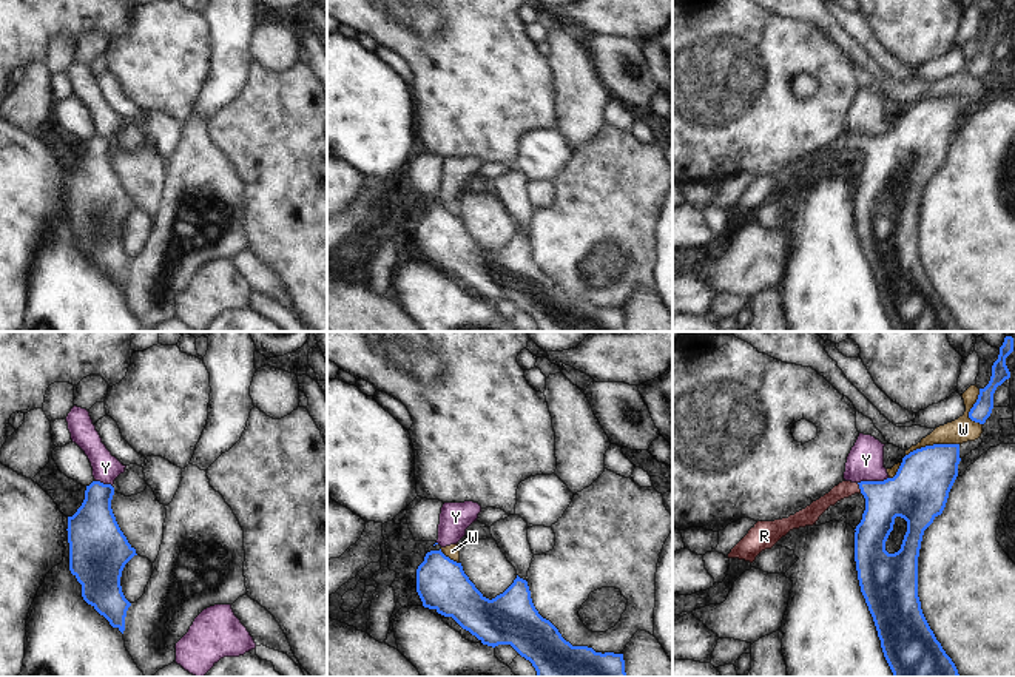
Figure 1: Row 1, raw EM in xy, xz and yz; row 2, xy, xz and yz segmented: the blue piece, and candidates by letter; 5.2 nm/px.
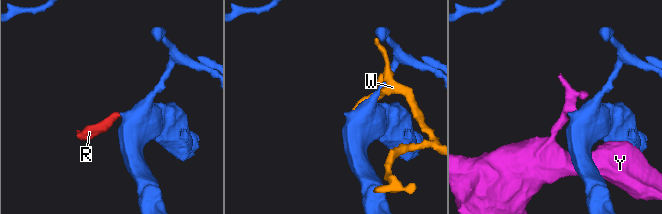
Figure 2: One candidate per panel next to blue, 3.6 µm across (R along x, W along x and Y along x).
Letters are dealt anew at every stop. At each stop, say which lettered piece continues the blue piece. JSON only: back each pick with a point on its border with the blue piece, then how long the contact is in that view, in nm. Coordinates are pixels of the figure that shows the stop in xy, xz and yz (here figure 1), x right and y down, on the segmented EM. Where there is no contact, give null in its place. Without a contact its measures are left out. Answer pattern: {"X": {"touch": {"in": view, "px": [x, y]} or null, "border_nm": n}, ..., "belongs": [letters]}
{"R": {"touch": {"in": "yz", "px": [859, 488]}, "border_nm": 60}, "belongs": ["R"]}

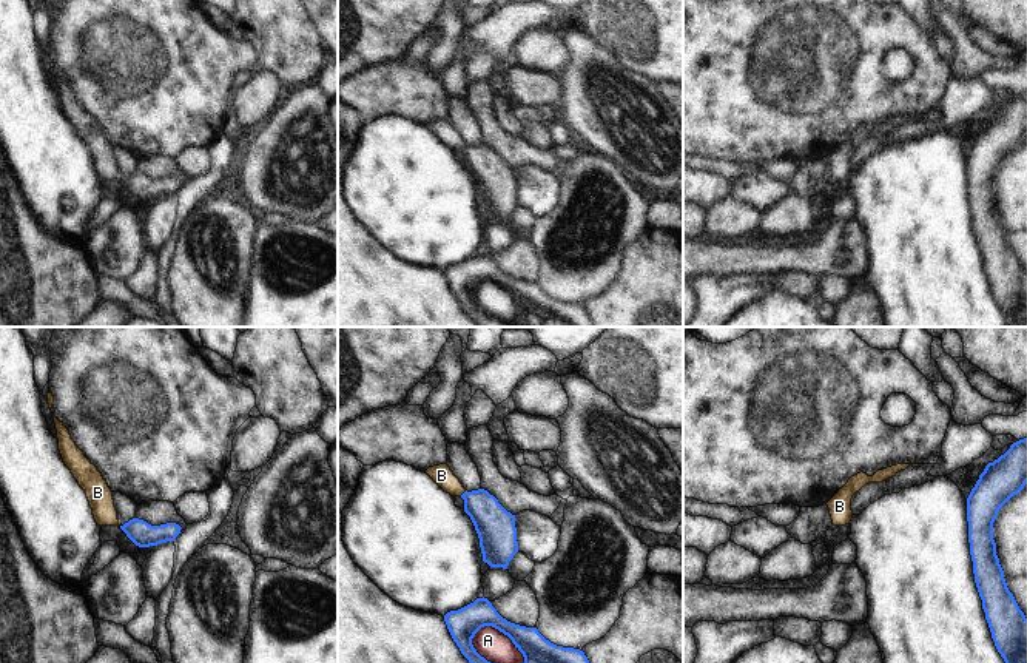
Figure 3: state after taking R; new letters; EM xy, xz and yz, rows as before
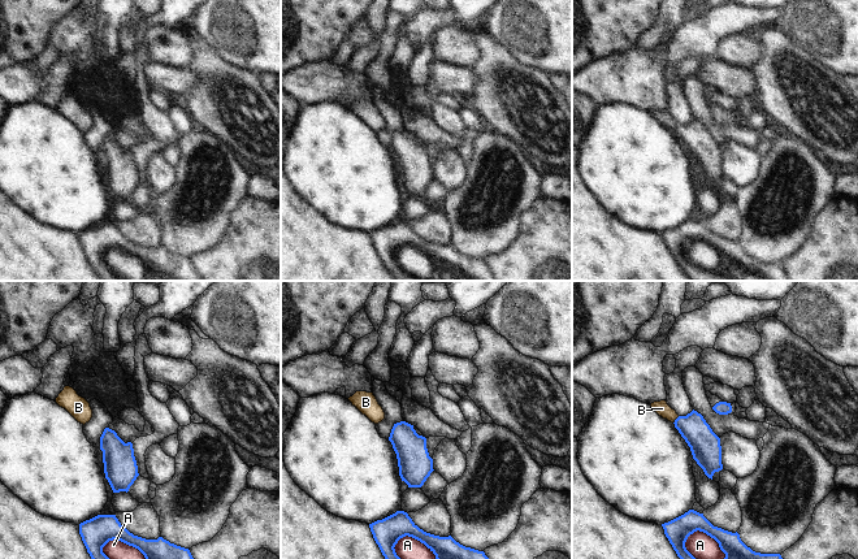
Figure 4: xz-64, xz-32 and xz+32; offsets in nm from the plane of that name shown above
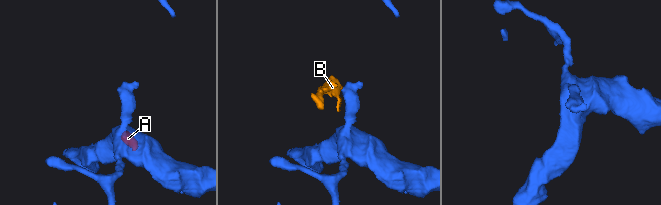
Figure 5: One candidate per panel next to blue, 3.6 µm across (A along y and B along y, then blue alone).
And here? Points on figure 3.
{"A": {"touch": {"in": "xz", "px": [501, 631]}, "border_nm": 320}, "B": {"touch": {"in": "xz", "px": [464, 492]}, "border_nm": 50}, "belongs": ["A", "B"]}

